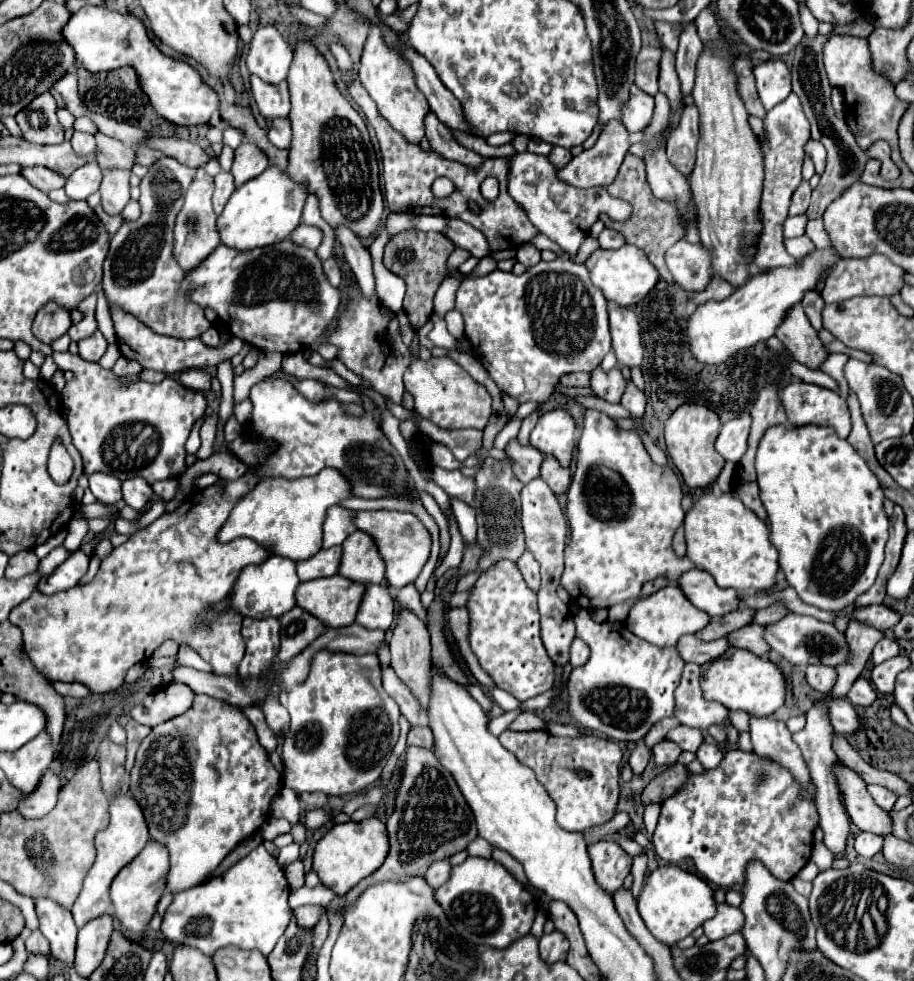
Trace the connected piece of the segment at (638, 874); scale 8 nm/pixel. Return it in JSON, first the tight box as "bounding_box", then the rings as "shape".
{"bounding_box":[630,849,648,897],"shape":[[[644,849],[643,854],[633,857],[631,874],[634,880],[630,890],[632,895],[635,897],[637,897],[636,895],[639,895],[642,890],[645,872],[647,870],[647,863],[648,857],[646,849]]]}

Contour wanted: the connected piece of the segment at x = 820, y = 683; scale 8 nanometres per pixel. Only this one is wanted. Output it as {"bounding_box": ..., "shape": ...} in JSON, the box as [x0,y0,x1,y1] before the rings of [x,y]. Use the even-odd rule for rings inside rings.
{"bounding_box":[806,664,836,694],"shape":[[[812,664],[806,668],[806,682],[820,694],[828,694],[836,682],[836,670],[832,666]]]}

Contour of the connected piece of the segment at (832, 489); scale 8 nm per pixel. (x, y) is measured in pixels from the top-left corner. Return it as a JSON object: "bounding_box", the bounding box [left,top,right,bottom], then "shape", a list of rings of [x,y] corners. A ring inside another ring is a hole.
{"bounding_box":[756,422,888,612],"shape":[[[786,422],[786,424],[780,424],[780,426],[776,426],[776,428],[766,430],[764,438],[760,440],[758,454],[756,454],[756,472],[758,472],[760,498],[762,498],[762,504],[764,504],[766,512],[768,512],[768,520],[770,520],[770,540],[772,540],[772,544],[774,544],[776,550],[778,550],[779,568],[782,569],[788,586],[798,592],[798,596],[802,598],[802,602],[806,602],[806,604],[810,604],[810,606],[816,606],[816,608],[820,608],[820,610],[840,612],[840,610],[848,608],[850,604],[854,604],[860,594],[864,594],[864,592],[868,592],[868,590],[872,588],[872,584],[874,584],[874,580],[876,580],[876,574],[878,574],[878,570],[880,570],[880,566],[882,566],[882,560],[884,560],[884,544],[886,544],[886,540],[888,540],[888,518],[886,518],[884,506],[882,506],[882,504],[884,504],[884,494],[882,494],[882,490],[880,490],[880,484],[876,482],[876,476],[872,474],[872,470],[868,470],[868,464],[856,454],[856,450],[854,450],[846,440],[838,438],[832,428],[822,428],[822,426],[818,426],[818,428],[816,428],[816,426],[794,428],[794,426],[790,426],[790,424]],[[862,518],[872,518],[872,526],[870,526],[866,520],[862,520]],[[848,546],[850,546],[850,558],[844,558],[844,556],[842,556],[842,550],[848,548]],[[814,554],[824,560],[824,562],[822,562],[822,570],[824,570],[828,576],[834,576],[834,580],[828,578],[828,580],[820,580],[820,582],[826,582],[826,584],[806,584],[806,582],[810,582],[810,572],[808,572],[808,570],[810,570],[810,566],[812,566],[810,558],[812,558]]]}

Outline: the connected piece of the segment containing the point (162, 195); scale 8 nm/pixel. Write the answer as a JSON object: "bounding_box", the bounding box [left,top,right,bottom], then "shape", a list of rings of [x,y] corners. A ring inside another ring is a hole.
{"bounding_box":[102,156,210,338],"shape":[[[162,156],[154,162],[140,182],[142,214],[134,222],[124,222],[112,236],[110,252],[104,262],[102,290],[106,300],[138,320],[154,320],[154,332],[172,338],[196,338],[210,328],[204,310],[200,310],[188,294],[180,292],[184,272],[172,258],[174,218],[184,204],[184,194],[194,176],[196,170],[188,170],[170,156]]]}

